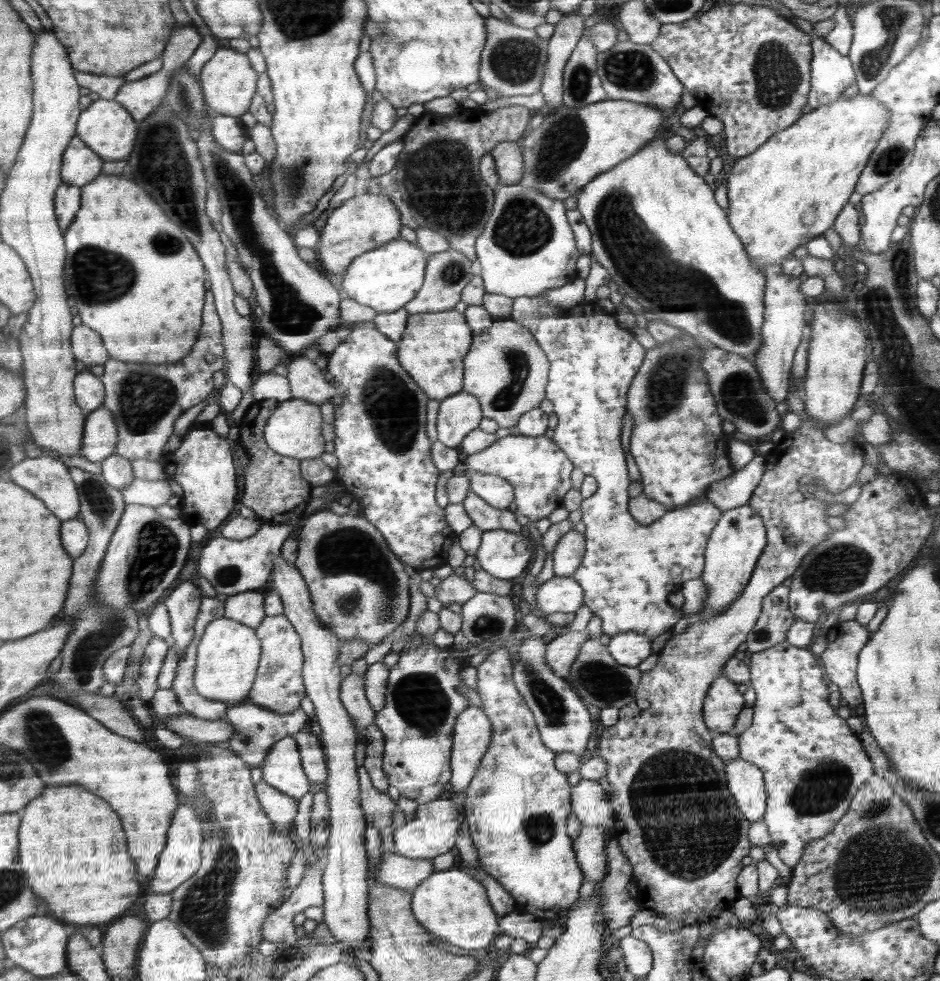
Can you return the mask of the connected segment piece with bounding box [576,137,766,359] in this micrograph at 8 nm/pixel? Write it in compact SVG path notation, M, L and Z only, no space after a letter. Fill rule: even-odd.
M666 137L654 140L653 144L648 144L648 147L636 152L636 156L632 155L630 158L623 160L624 164L618 163L609 171L596 175L596 178L588 183L588 188L583 188L578 192L576 209L581 213L583 221L591 232L591 252L596 257L596 261L606 268L618 288L624 290L624 294L627 294L630 298L634 298L645 311L658 314L662 321L671 325L675 324L693 337L705 338L708 342L714 344L715 348L720 348L725 352L746 359L752 359L760 351L762 345L761 326L764 322L766 277L756 267L756 264L752 263L752 258L748 256L747 249L744 248L740 236L732 231L729 216L714 200L714 190L700 178L699 173L691 168L684 157L672 154L667 150L665 140Z

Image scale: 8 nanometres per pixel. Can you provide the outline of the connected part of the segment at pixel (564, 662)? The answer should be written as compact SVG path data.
M586 629L582 632L569 631L566 634L557 635L547 644L547 654L544 655L544 660L548 668L552 668L556 676L566 678L571 672L572 663L575 662L580 647L584 646L584 641L588 638L591 637Z

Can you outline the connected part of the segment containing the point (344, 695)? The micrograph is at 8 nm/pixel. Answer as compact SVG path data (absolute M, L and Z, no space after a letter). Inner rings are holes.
M352 672L344 678L342 691L339 693L344 708L348 709L348 712L352 715L352 720L355 720L356 728L359 728L362 732L374 723L377 713L366 699L364 679L366 679L365 673L358 675Z

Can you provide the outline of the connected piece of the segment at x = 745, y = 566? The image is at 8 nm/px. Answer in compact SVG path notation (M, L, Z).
M748 504L723 511L715 530L707 542L706 568L701 580L708 585L709 596L704 600L704 610L696 619L706 620L723 612L732 601L741 596L750 583L756 562L766 547L766 527L762 517Z

